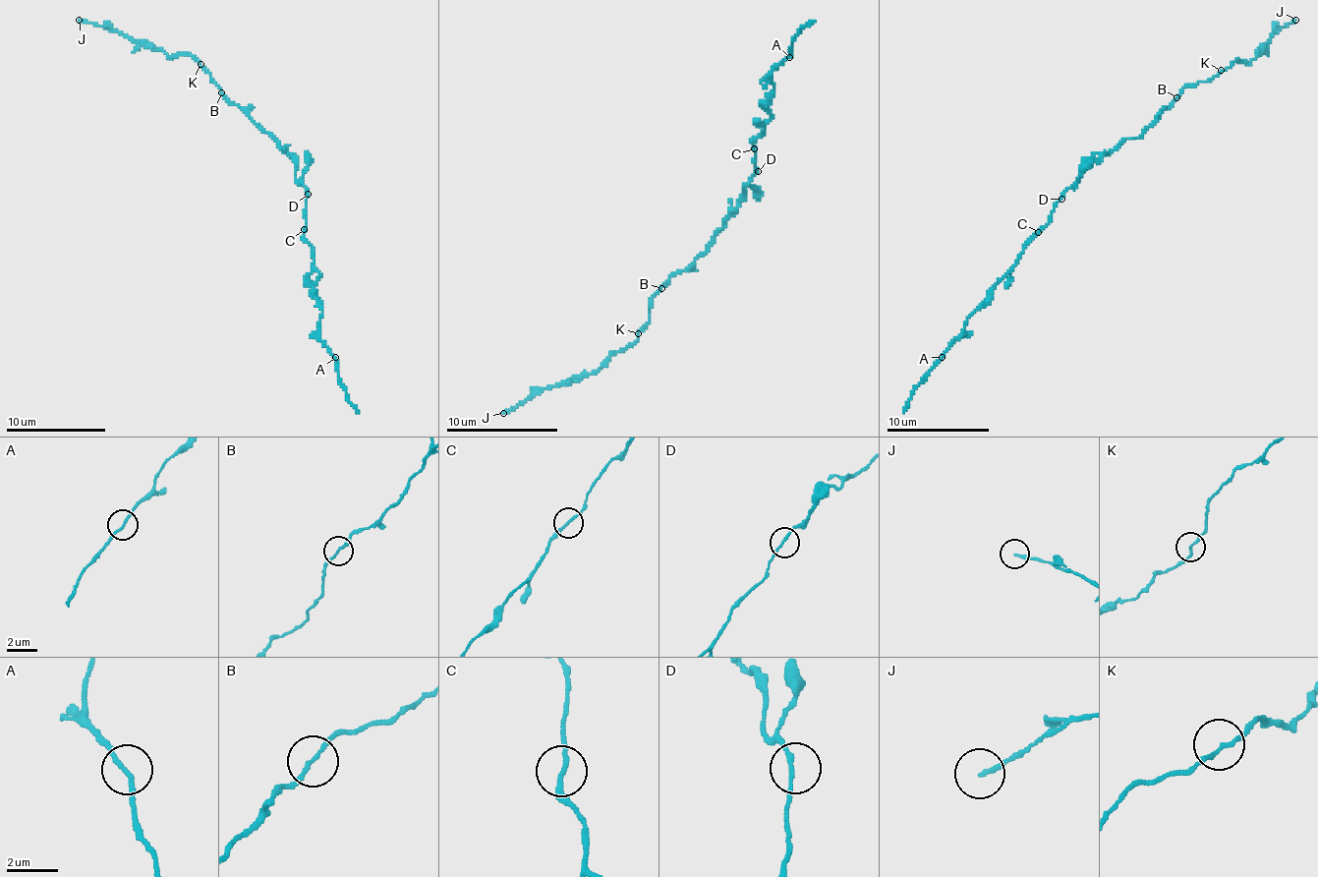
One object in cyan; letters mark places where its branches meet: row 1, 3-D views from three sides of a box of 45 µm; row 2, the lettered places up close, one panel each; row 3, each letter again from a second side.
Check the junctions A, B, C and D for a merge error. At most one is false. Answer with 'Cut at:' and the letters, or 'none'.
Cut at: none

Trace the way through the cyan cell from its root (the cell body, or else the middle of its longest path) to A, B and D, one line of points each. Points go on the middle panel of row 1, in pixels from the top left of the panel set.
A: (737, 208), (755, 173), (753, 143), (771, 118), (765, 108), (773, 88), (772, 72), (789, 57)
B: (737, 208), (717, 232), (715, 243), (683, 270), (675, 273), (660, 289)
D: (737, 208), (743, 188), (758, 171)

